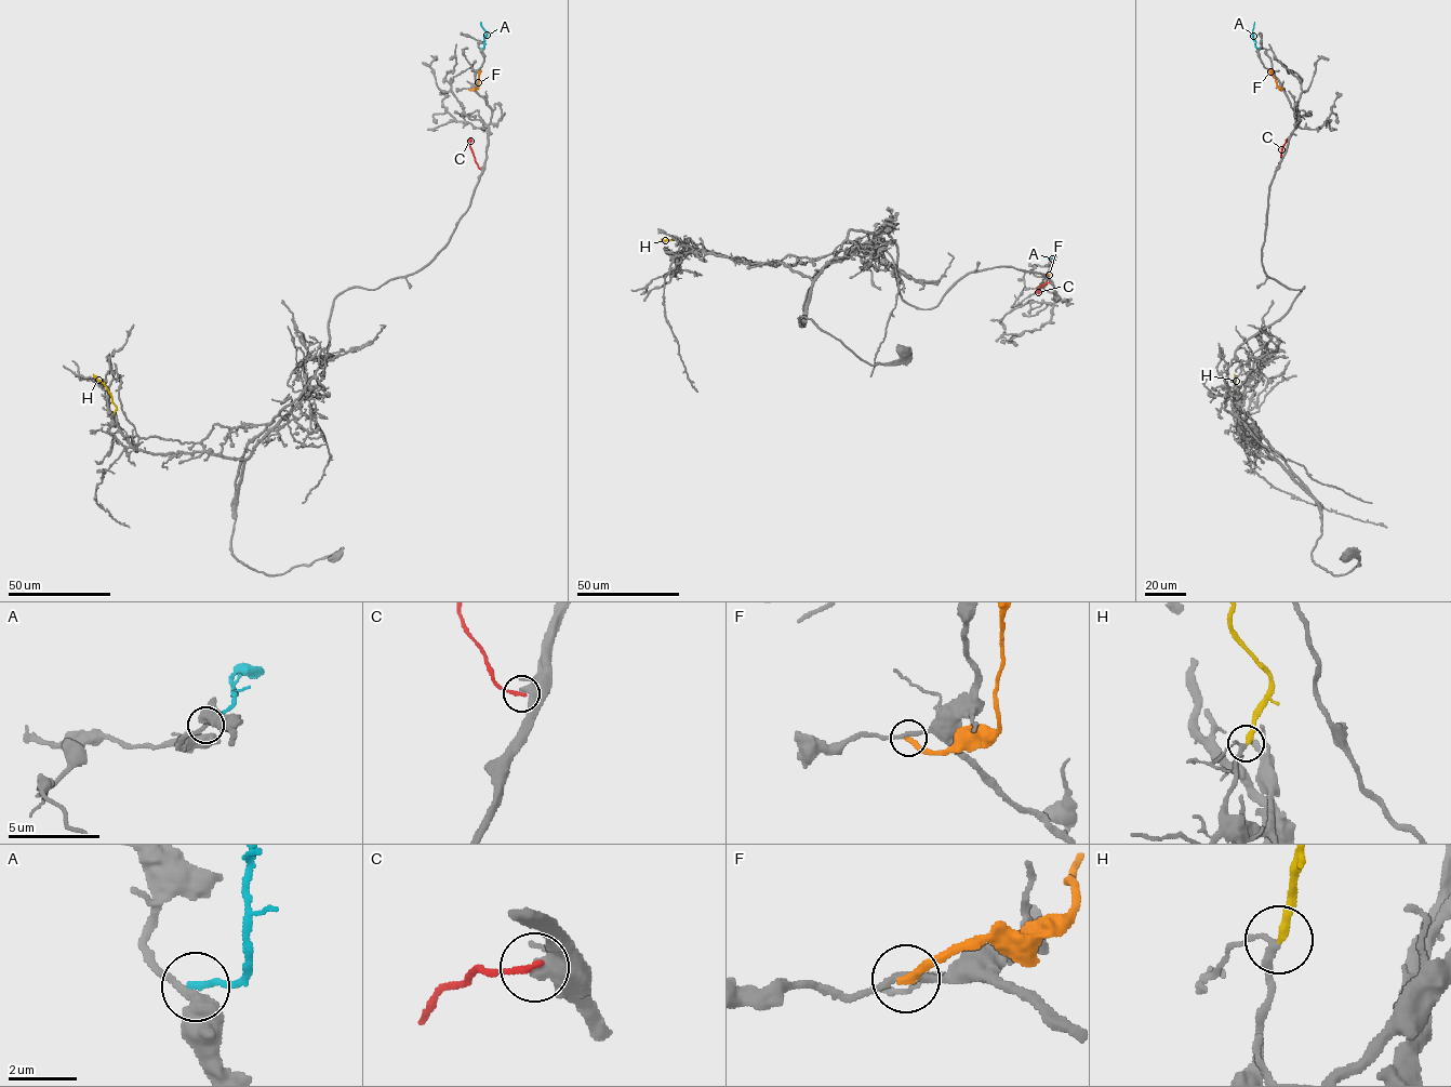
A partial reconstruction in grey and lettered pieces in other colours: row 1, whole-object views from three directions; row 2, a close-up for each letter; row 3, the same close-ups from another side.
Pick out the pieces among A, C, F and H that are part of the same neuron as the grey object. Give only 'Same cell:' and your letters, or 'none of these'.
Same cell: H

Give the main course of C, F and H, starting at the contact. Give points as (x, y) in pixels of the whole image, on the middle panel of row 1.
C: (1050, 282), (1037, 289), (1038, 292)
F: (1036, 288), (1047, 283), (1048, 274)
H: (682, 242), (661, 239)

